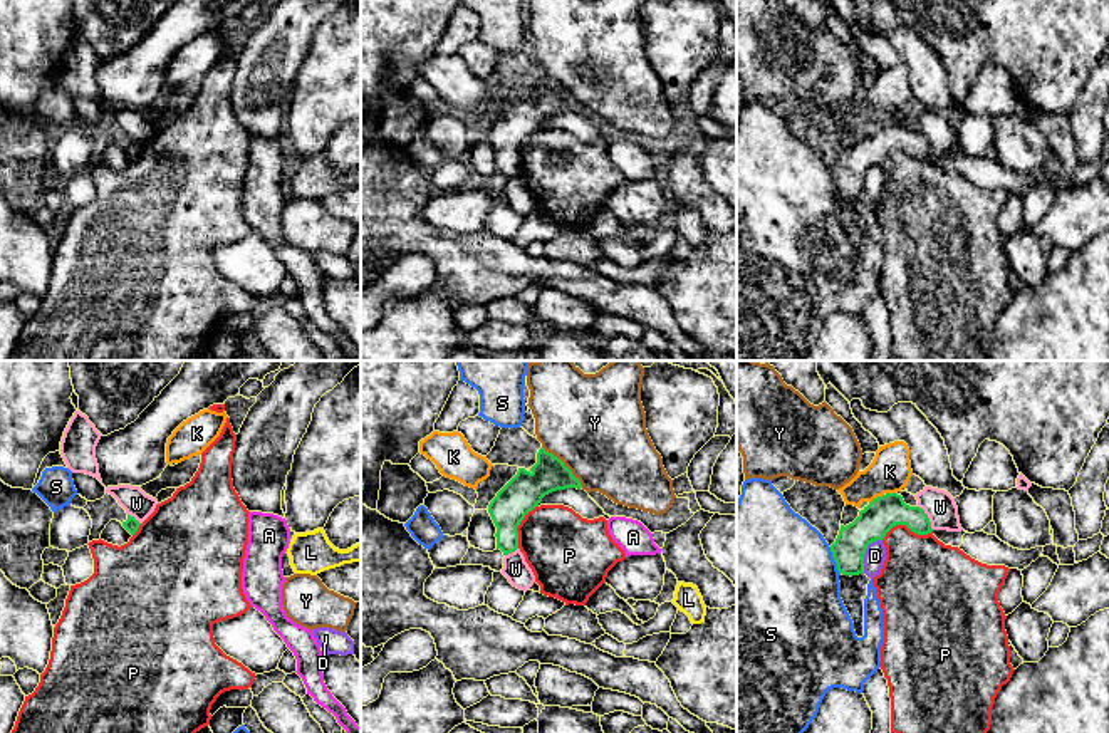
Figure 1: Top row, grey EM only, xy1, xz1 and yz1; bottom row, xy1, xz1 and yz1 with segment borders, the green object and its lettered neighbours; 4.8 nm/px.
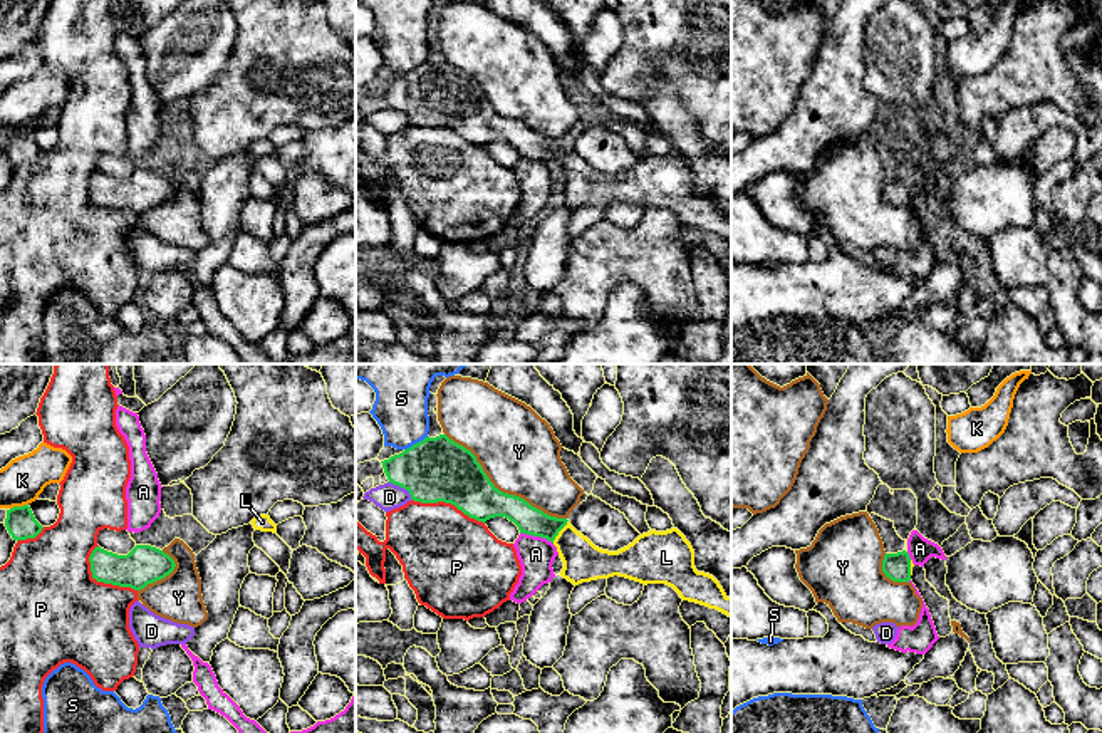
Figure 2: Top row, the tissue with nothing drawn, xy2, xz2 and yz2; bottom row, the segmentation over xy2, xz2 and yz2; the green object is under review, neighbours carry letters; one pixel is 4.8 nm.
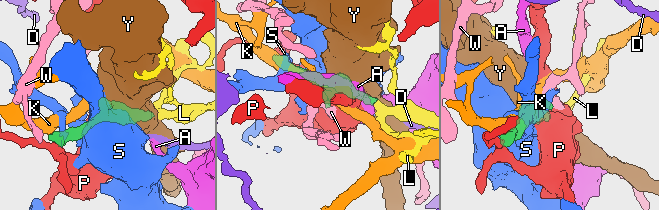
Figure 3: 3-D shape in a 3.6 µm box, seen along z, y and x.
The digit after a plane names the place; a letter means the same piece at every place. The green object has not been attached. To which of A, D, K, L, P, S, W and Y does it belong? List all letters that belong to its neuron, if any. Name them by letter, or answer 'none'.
L

